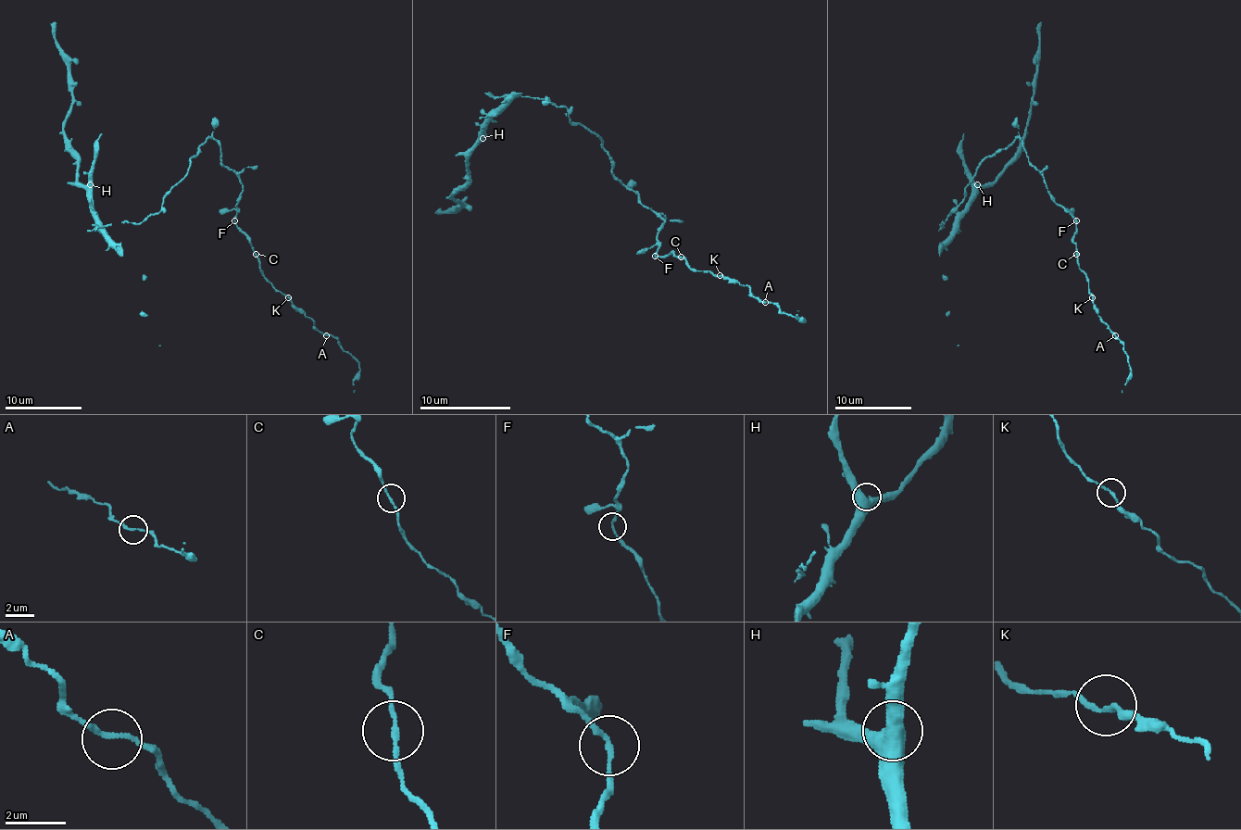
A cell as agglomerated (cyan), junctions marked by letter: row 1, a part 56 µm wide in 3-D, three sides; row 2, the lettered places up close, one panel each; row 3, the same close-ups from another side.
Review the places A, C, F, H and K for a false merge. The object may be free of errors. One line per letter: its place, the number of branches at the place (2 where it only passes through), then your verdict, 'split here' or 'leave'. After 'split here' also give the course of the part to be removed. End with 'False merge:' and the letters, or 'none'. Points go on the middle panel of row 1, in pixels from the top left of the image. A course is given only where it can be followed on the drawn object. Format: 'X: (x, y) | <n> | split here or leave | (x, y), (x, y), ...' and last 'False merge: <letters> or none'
A: (765, 302) | 2 | leave
C: (681, 257) | 2 | leave
F: (655, 256) | 2 | leave
H: (482, 138) | 3 | leave
K: (720, 275) | 2 | leave
False merge: none

